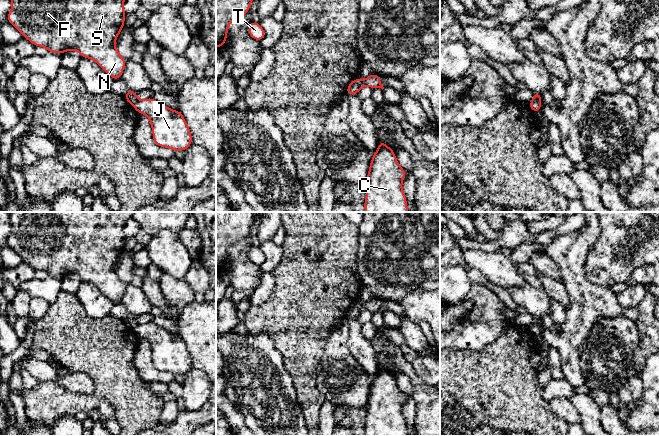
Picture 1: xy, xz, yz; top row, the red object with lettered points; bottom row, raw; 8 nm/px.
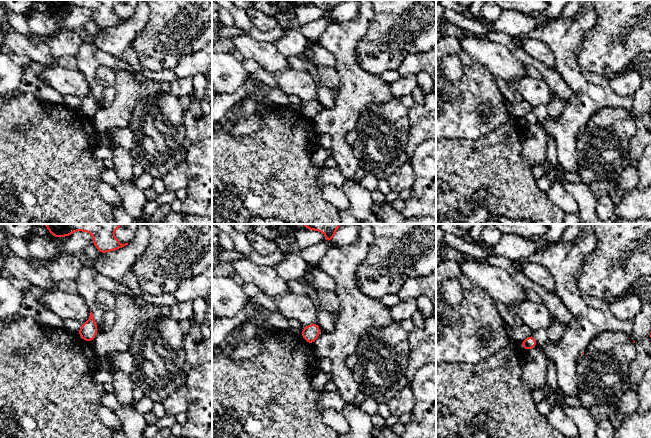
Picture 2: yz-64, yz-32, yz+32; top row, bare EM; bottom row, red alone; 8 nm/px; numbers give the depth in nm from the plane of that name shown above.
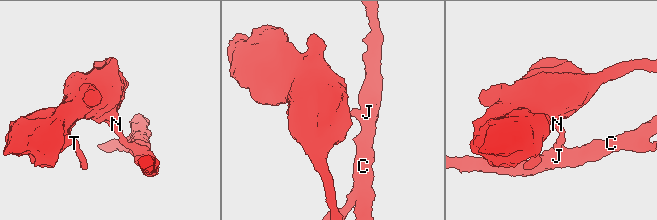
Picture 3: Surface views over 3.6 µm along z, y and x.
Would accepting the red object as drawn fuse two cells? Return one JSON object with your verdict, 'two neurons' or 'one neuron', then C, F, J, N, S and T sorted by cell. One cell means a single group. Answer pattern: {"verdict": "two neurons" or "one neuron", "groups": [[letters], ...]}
{"verdict": "two neurons", "groups": [["C", "J"], ["F", "N", "S", "T"]]}

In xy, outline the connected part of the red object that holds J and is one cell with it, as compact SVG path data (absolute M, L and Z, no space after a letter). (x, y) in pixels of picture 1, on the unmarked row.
M152 321L137 324L133 331L149 342L156 369L174 375L185 375L192 369L191 355L180 335L172 334Z

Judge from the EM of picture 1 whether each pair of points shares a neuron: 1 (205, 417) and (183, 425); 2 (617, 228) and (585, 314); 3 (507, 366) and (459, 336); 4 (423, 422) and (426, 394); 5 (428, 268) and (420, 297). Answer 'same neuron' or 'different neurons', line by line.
1: same neuron
2: different neurons
3: different neurons
4: same neuron
5: different neurons

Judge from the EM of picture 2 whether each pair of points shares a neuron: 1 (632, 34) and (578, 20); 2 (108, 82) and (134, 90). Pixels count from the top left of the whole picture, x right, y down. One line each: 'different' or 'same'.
1: different
2: different

